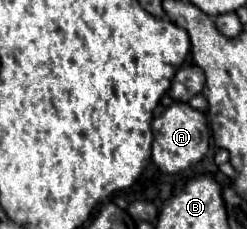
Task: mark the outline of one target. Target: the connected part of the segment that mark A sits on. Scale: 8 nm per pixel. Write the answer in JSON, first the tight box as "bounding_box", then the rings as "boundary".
{"bounding_box":[153,102,209,174],"boundary":[[[175,102],[163,116],[153,120],[153,162],[165,174],[177,174],[197,164],[209,148],[209,126],[203,112],[189,108],[185,102]]]}

